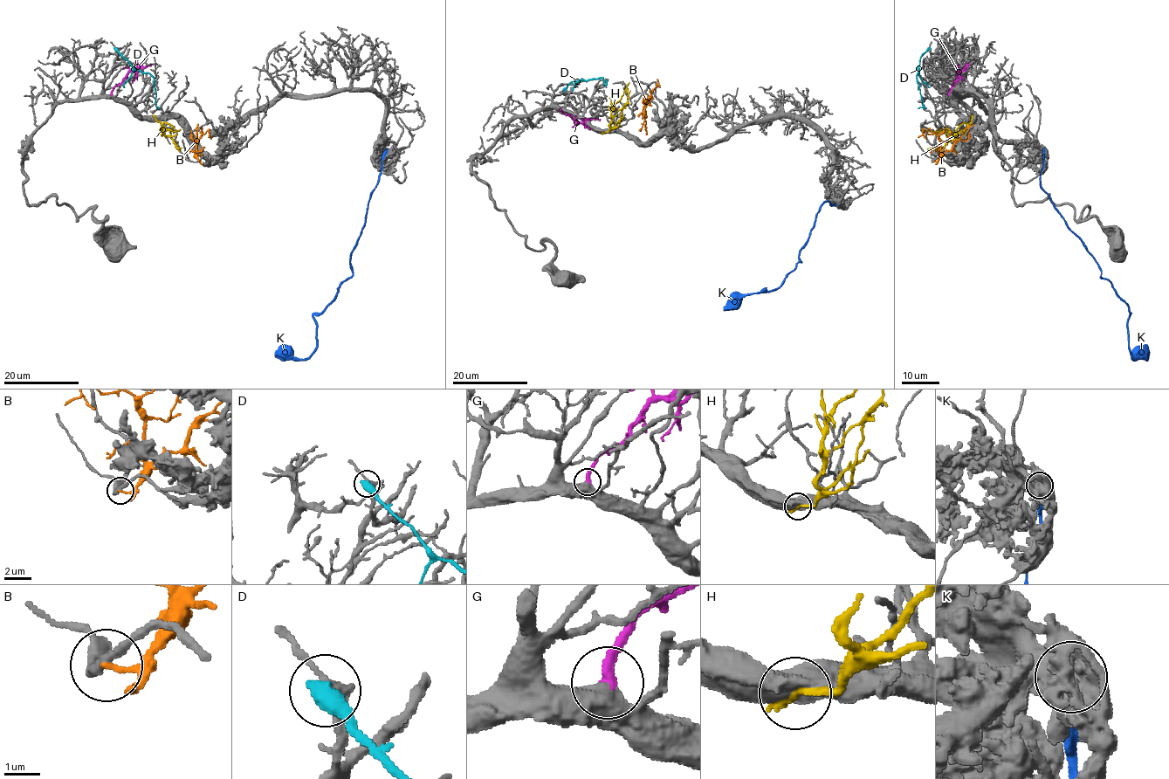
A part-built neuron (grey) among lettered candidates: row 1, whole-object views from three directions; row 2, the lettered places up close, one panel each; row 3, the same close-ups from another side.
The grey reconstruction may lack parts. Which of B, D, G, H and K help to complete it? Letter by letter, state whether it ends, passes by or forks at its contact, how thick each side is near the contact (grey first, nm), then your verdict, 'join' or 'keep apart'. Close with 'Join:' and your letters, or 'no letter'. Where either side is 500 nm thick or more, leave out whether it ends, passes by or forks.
B: it ends there; 220 nm thick on the grey side, 140 nm on the other; keep apart
D: 280 nm thick on the grey side, 550 nm on the other; keep apart
G: 550 nm thick on the grey side, 360 nm on the other; join
H: 750 nm thick on the grey side, 320 nm on the other; keep apart
K: 600 nm thick on the grey side, 550 nm on the other; keep apart
Join: G

